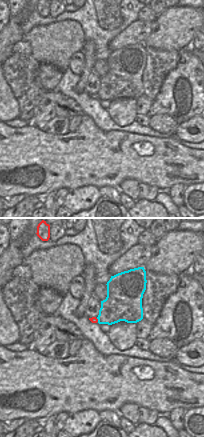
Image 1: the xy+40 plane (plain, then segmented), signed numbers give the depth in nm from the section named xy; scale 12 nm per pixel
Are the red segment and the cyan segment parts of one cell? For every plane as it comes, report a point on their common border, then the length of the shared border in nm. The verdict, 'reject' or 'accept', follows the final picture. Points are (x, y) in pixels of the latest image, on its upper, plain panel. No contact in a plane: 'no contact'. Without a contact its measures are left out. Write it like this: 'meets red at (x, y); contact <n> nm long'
meets red at (97, 96); contact 60 nm long

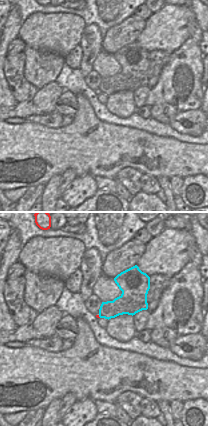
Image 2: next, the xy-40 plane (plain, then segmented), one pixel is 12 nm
meets red at (98, 92); contact 50 nm long

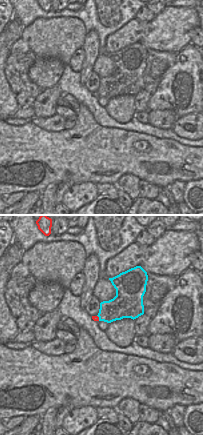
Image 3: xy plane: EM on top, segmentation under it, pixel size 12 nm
meets red at (98, 94); contact 80 nm long

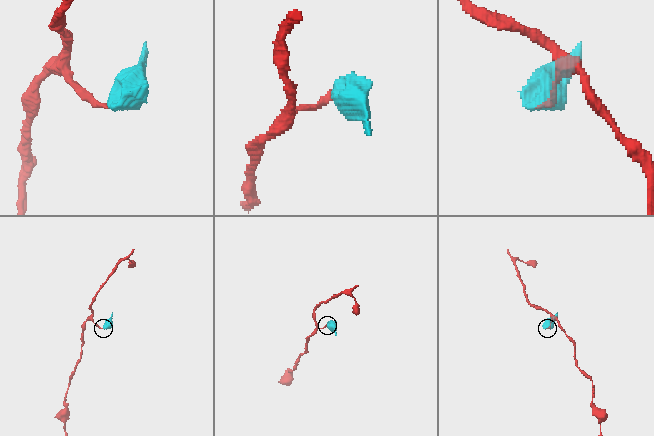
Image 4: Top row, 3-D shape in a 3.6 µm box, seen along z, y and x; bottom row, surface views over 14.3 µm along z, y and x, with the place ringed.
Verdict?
accept

